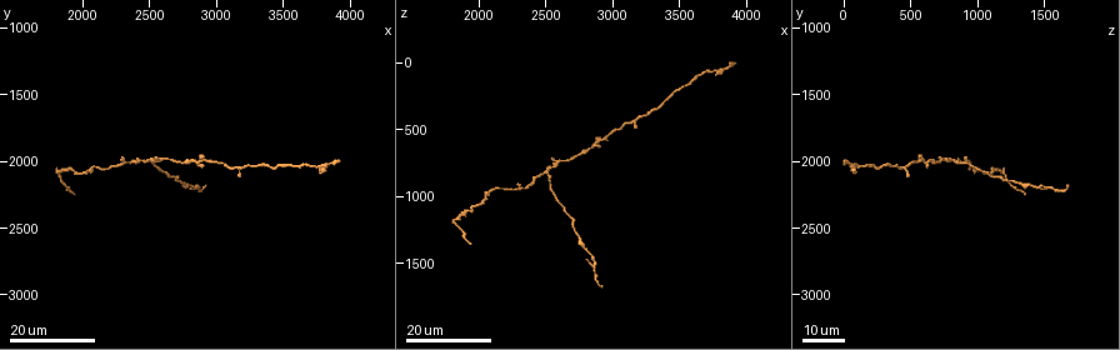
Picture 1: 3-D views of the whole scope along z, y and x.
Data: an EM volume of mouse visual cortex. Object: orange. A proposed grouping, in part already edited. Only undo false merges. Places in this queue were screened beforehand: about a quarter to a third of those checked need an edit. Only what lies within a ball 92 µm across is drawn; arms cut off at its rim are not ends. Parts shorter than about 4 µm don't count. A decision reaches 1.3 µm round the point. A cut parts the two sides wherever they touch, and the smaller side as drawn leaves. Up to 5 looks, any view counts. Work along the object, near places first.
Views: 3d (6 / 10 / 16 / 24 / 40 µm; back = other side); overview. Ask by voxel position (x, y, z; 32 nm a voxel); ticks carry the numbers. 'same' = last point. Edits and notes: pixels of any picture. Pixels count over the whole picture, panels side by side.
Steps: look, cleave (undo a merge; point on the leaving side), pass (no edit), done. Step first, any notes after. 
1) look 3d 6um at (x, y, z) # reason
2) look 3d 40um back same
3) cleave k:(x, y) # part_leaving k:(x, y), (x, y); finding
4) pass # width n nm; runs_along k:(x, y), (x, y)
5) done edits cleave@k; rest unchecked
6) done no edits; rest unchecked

look 3d 16um at (2600, 1960, 760) # sudden change in width

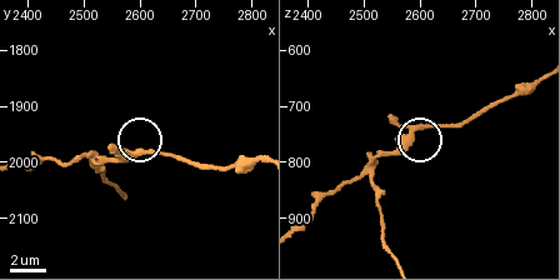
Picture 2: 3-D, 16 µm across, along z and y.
look 3d 6um at (2600, 1985, 740)

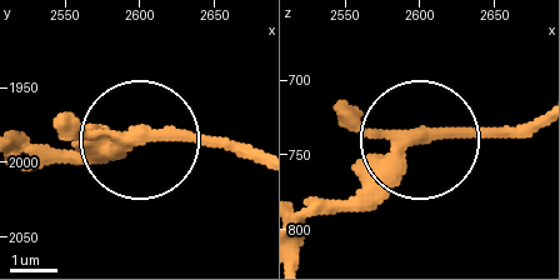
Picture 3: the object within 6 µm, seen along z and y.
pass # runs_along 3:(533, 118), (414, 141), (334, 213); all the same neuron

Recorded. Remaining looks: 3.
look 3d 16um at (1840, 2120, 1220) # side arm on a straight run

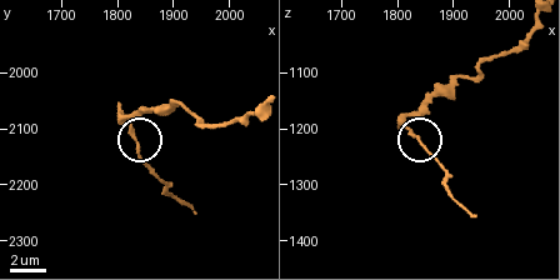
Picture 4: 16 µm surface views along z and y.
look 3d 10um at (1820, 2100, 1205)

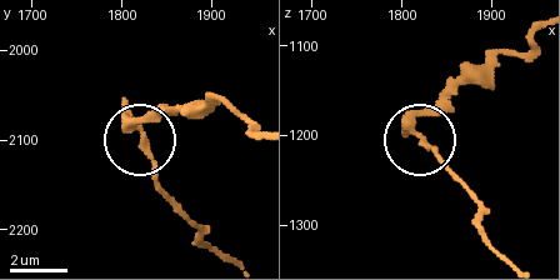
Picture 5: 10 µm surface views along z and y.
cleave 5:(149, 143) # part_leaving 5:(125, 124), (199, 240), (225, 253); a second neuron is stuck on

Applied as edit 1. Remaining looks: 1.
done edits cleave@5; rest unchecked

